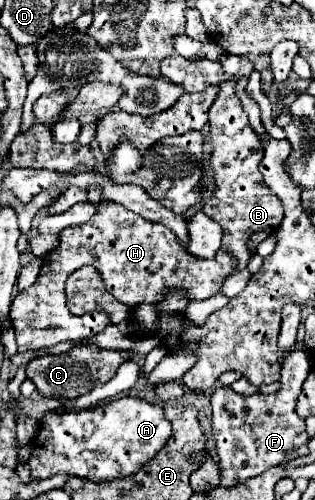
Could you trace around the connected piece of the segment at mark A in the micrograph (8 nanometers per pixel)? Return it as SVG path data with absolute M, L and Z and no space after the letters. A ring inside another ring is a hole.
M122 397L122 399L116 399L116 401L114 401L114 399L112 399L112 401L102 401L102 403L98 403L96 407L84 409L84 411L64 411L64 413L60 413L60 415L58 415L56 411L48 411L48 413L44 415L42 423L40 423L40 431L38 431L38 435L36 435L36 447L34 447L34 451L32 451L32 457L30 457L28 465L30 465L30 469L32 469L32 477L34 477L34 479L48 479L48 477L54 477L54 475L58 475L58 473L66 473L66 475L74 475L74 477L82 477L82 479L90 479L90 481L100 481L100 483L104 483L104 481L114 481L114 479L124 479L124 477L132 477L134 473L138 473L140 467L144 467L144 465L168 443L170 435L172 435L172 425L170 425L170 421L164 417L162 407L160 407L160 405L150 405L148 401L136 399L136 397Z

